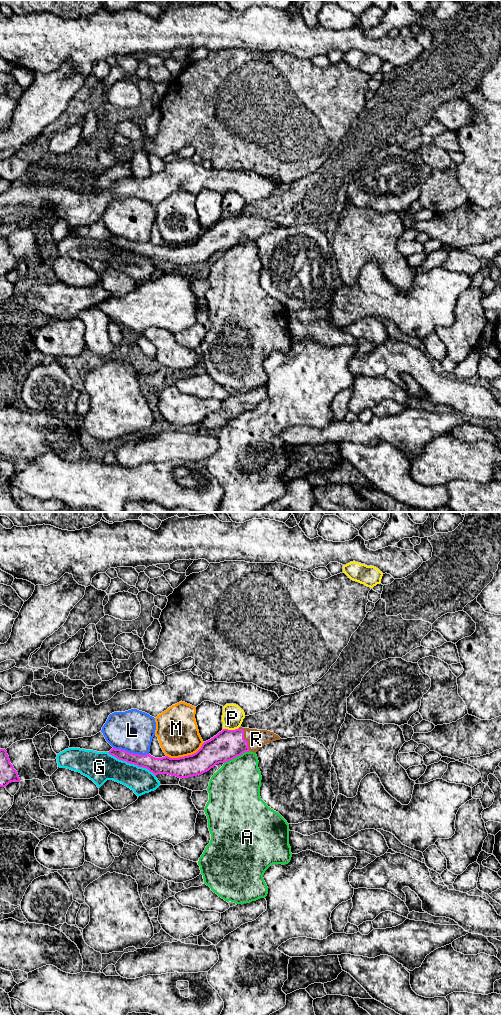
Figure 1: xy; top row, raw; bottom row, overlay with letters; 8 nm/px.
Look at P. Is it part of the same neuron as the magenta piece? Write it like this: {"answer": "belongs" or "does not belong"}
{"answer": "does not belong"}

